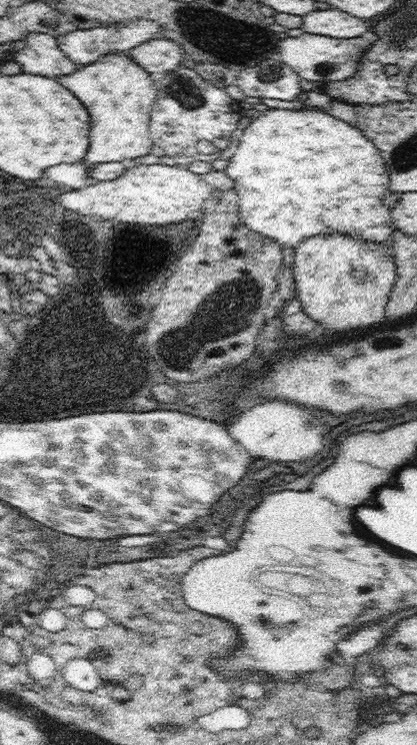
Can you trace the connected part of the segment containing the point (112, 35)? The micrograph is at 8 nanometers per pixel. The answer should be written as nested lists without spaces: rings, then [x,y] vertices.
[[[130,20],[128,24],[110,24],[108,28],[76,29],[67,34],[56,35],[56,42],[74,64],[88,66],[88,64],[100,60],[102,56],[106,56],[110,52],[127,52],[131,48],[154,38],[161,38],[161,26],[157,22]]]

